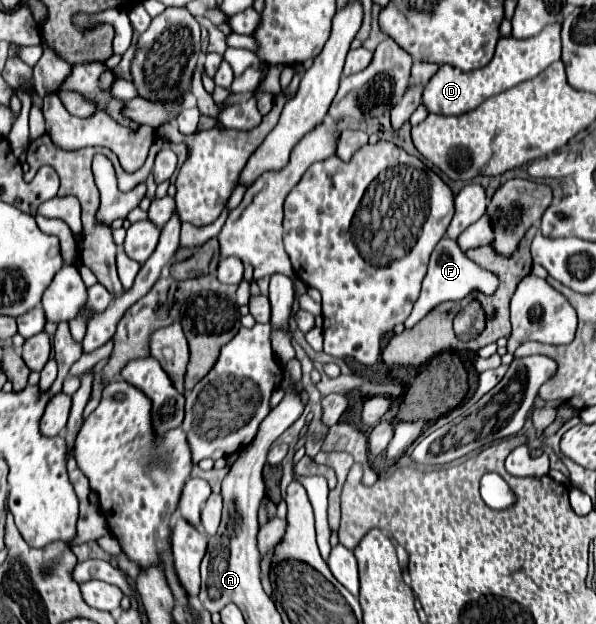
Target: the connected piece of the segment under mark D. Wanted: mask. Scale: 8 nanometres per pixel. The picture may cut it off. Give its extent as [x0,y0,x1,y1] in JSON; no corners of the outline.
[422,24,562,116]

